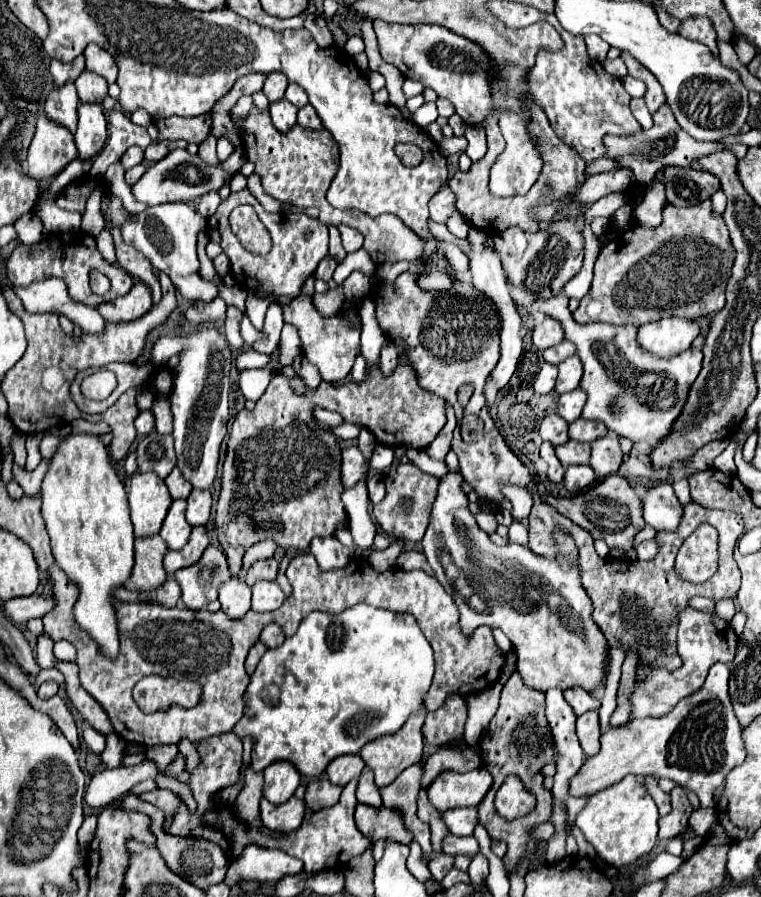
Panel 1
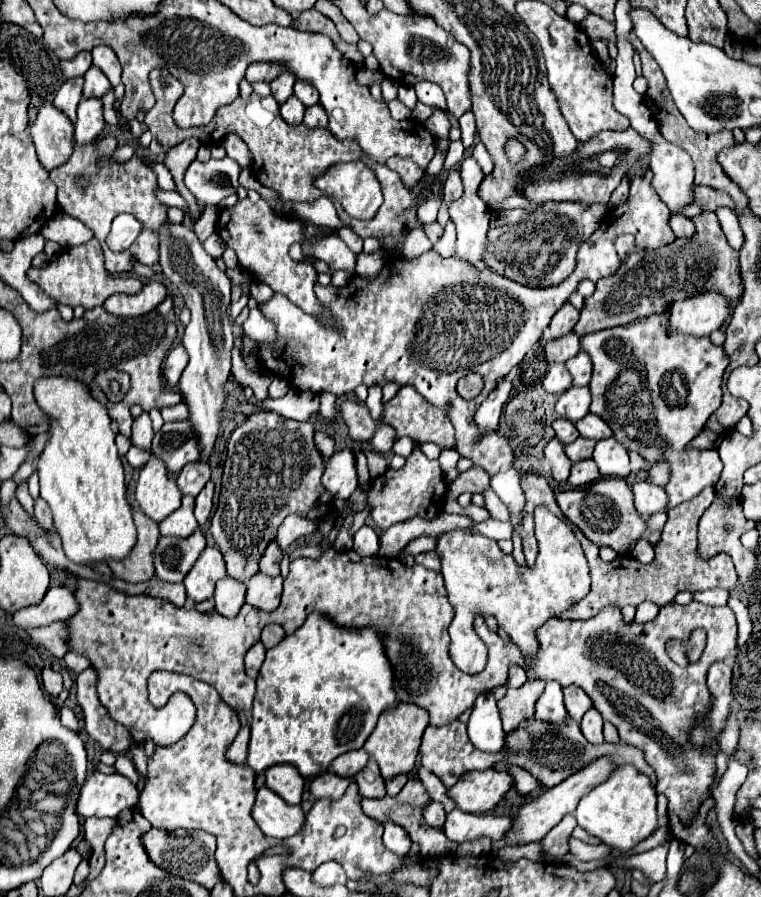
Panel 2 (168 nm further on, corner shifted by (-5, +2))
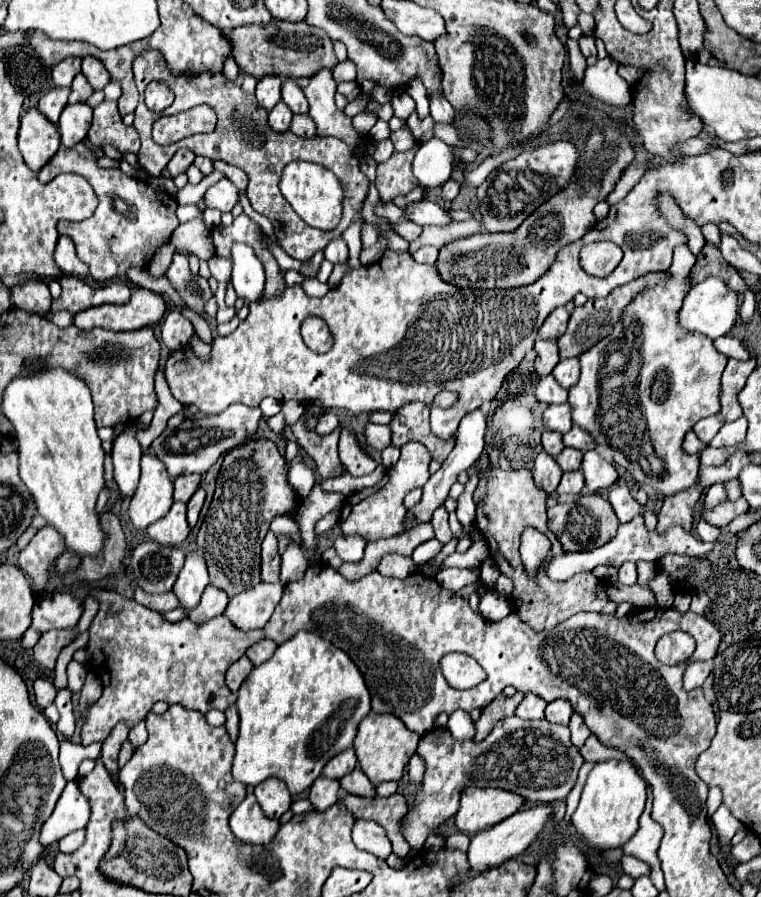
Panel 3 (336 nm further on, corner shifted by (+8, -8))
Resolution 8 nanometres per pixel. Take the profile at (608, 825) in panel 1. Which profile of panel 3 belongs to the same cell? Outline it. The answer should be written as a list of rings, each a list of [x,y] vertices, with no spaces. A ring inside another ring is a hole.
[[[603,761],[593,767],[581,793],[581,801],[571,821],[577,835],[589,849],[607,851],[623,847],[639,829],[639,817],[645,809],[645,781],[627,761]]]

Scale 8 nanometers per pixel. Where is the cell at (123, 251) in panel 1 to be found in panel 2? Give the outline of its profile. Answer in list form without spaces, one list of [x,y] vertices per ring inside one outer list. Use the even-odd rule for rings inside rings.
[[[110,135],[100,137],[90,145],[74,145],[72,157],[60,165],[58,169],[50,171],[50,179],[58,187],[58,205],[70,217],[82,221],[88,229],[96,233],[96,239],[104,253],[104,265],[110,273],[124,273],[124,253],[134,253],[136,261],[142,265],[154,265],[158,261],[158,229],[168,221],[166,213],[168,207],[156,199],[156,173],[146,167],[140,157],[132,157],[124,163],[112,159],[112,153],[118,149],[118,141]],[[100,159],[108,159],[106,165],[100,165]],[[120,213],[132,213],[142,223],[142,233],[134,241],[132,249],[122,253],[112,253],[106,245],[106,235],[110,231],[110,223]]]

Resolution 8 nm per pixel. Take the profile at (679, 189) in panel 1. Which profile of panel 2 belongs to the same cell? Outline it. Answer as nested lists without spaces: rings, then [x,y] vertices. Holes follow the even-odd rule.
[[[696,187],[696,205],[700,205],[706,211],[716,211],[718,207],[728,207],[736,213],[736,205],[732,197],[724,191],[716,191],[712,187]]]

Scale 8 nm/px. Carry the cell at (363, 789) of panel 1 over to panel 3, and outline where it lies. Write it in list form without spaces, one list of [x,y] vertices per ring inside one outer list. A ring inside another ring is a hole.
[[[359,767],[341,779],[341,791],[357,797],[375,797],[375,787],[369,783]]]

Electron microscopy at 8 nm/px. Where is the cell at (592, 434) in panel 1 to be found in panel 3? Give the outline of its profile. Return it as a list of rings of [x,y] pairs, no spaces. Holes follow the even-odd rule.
[[[573,425],[571,431],[563,435],[563,445],[579,449],[579,451],[589,451],[589,449],[595,449],[595,439],[579,425]]]

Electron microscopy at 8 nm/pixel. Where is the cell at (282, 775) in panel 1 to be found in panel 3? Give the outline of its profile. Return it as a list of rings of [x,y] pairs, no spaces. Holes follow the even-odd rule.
[[[269,777],[269,779],[261,781],[255,787],[255,797],[257,797],[259,805],[263,807],[263,813],[271,819],[279,819],[291,807],[289,791],[287,791],[285,783],[281,783],[281,779]]]

